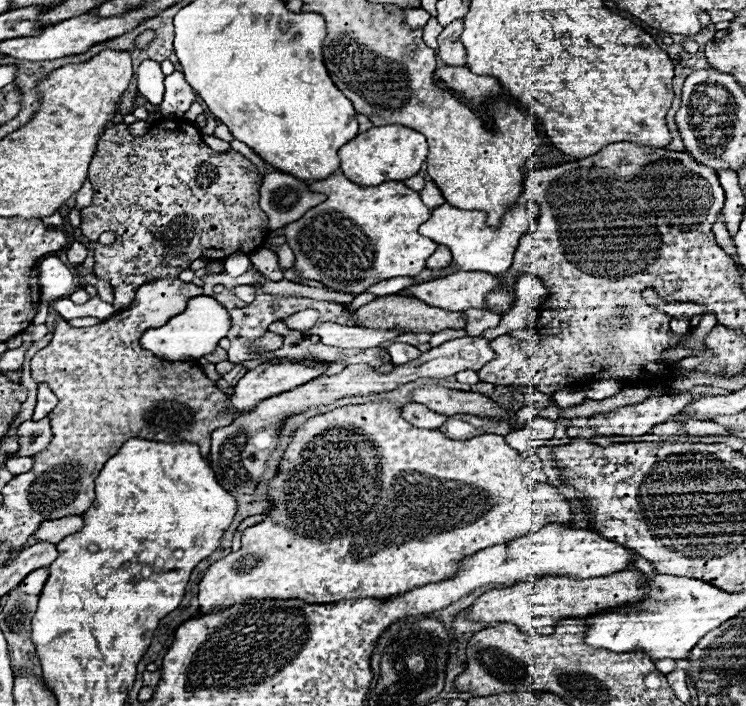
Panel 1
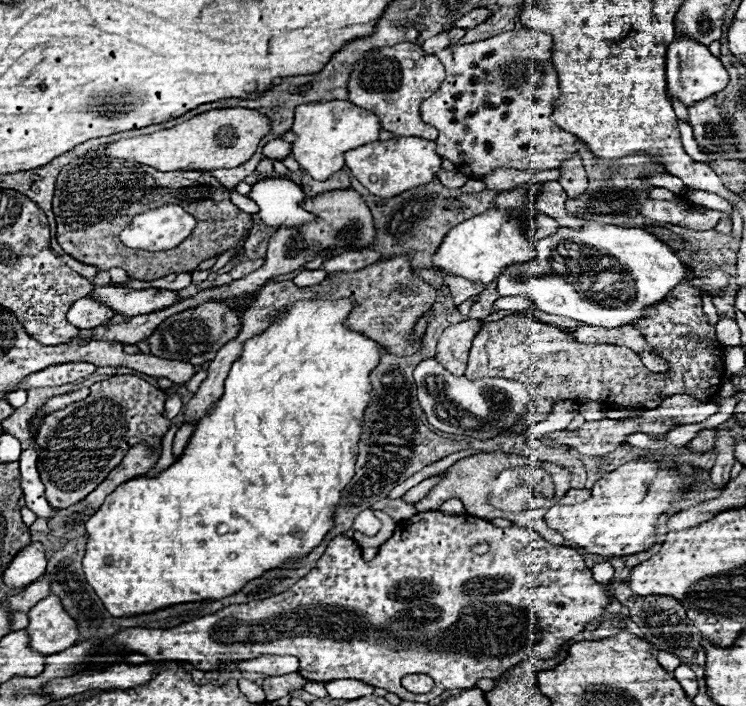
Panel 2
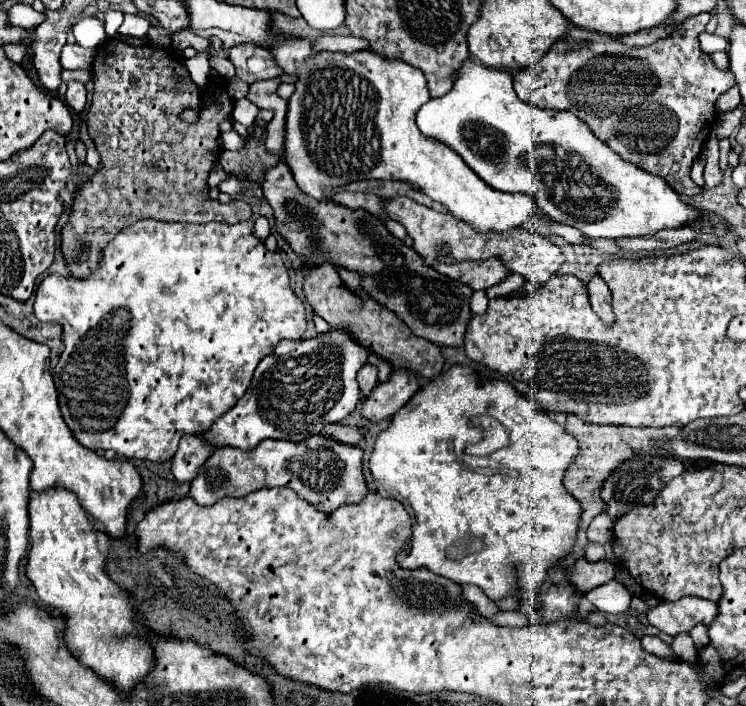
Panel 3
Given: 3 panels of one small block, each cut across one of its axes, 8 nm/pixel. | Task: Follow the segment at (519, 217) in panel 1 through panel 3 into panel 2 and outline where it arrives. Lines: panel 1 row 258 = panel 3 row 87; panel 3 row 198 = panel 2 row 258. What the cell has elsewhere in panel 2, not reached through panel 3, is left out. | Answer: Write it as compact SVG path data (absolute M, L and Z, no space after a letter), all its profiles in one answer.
M588 220L584 228L558 228L554 236L534 240L536 256L526 264L516 264L498 276L500 296L530 296L538 310L546 314L580 320L588 326L618 328L634 324L648 306L662 302L668 290L690 280L700 294L724 294L730 276L724 270L696 274L680 256L642 228L620 228Z

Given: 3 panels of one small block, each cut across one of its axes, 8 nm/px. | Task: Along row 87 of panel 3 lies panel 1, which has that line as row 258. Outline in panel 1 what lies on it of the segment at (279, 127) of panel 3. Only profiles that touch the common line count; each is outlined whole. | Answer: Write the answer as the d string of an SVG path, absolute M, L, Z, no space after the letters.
M258 248L250 252L250 260L258 272L268 276L268 280L282 280L284 270L278 266L278 256L266 248Z

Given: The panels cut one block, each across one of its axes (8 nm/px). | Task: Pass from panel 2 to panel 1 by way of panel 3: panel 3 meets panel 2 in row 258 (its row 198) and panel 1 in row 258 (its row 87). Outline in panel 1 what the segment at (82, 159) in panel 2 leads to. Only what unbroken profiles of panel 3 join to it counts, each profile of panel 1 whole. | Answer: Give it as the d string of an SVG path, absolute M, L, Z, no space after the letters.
M162 118L150 126L146 136L140 138L132 136L126 124L114 124L100 136L96 154L88 168L88 180L94 186L94 200L80 212L80 230L92 242L98 242L102 232L118 234L110 246L96 246L94 264L96 276L104 278L114 288L112 304L116 310L128 308L136 288L148 280L178 276L202 256L206 260L222 260L236 252L248 254L260 248L268 236L268 216L258 206L258 190L262 184L258 168L236 150L214 152L204 144L198 128L182 118Z

